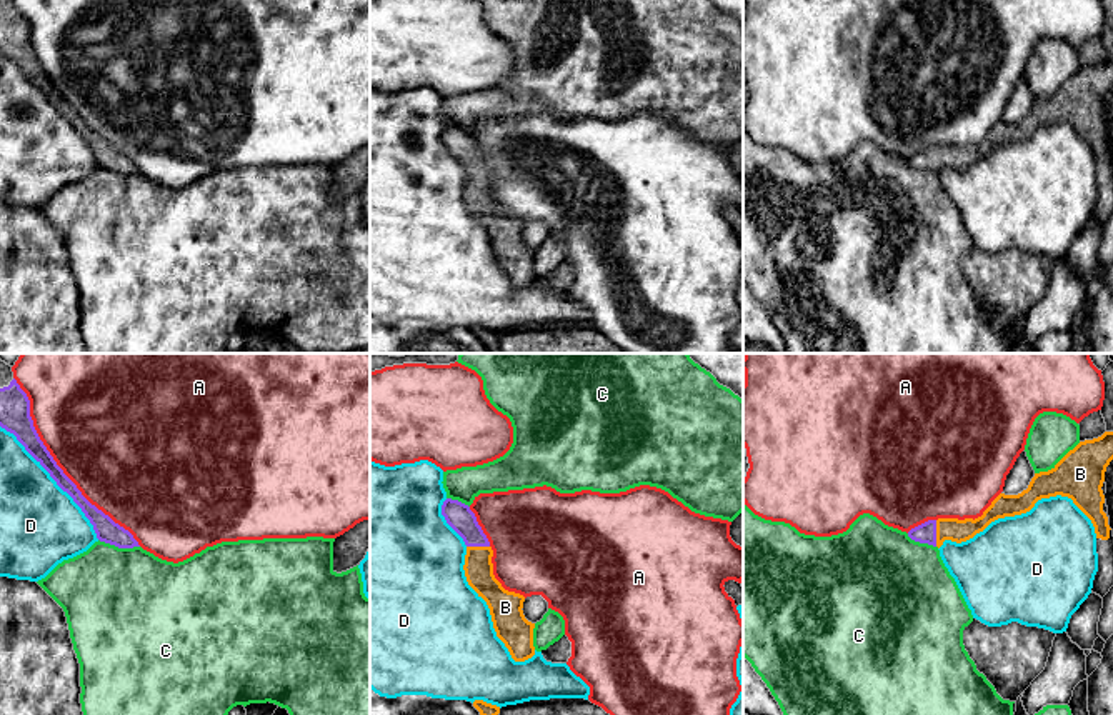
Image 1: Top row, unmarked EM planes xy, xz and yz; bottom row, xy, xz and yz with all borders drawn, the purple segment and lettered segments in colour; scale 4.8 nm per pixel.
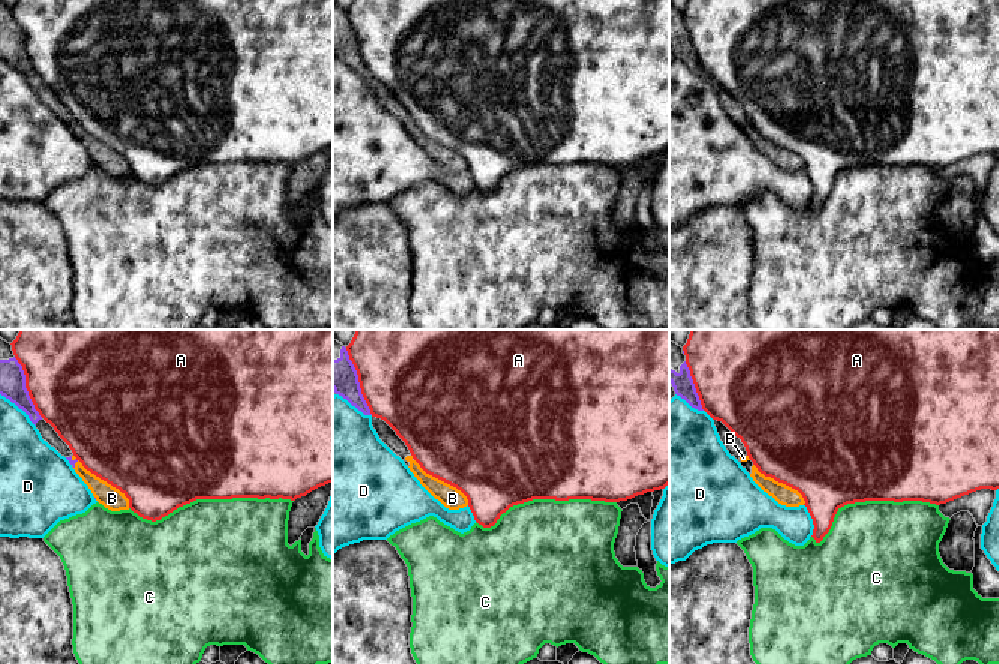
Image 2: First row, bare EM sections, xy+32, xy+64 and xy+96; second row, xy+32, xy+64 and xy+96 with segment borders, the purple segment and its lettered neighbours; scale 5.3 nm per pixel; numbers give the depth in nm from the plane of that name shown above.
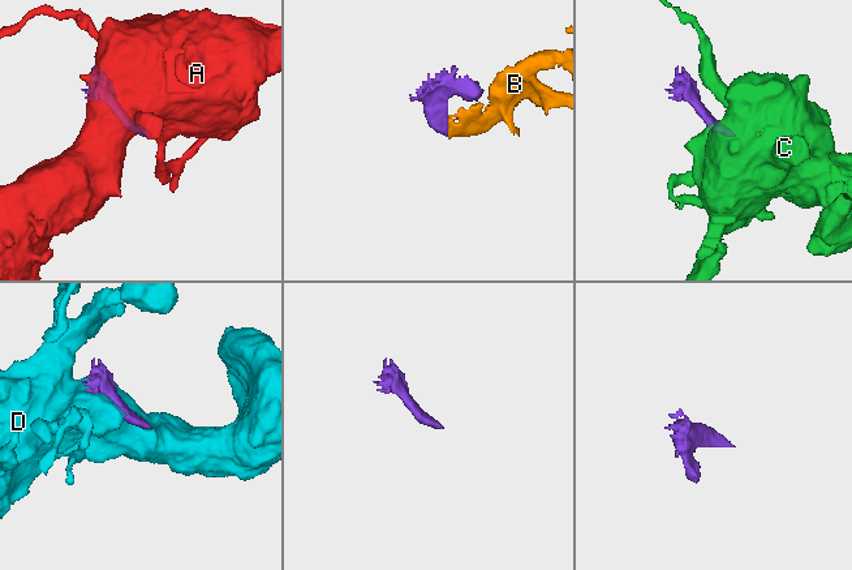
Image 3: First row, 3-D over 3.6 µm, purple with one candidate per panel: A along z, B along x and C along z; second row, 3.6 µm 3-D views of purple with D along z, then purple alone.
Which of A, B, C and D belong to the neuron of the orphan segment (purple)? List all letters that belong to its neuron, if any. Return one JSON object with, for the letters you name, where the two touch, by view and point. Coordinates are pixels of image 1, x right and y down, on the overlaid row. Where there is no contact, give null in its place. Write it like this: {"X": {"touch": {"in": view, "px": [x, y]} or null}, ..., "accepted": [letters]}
{"B": {"touch": {"in": "yz", "px": [935, 534]}}, "accepted": ["B"]}

